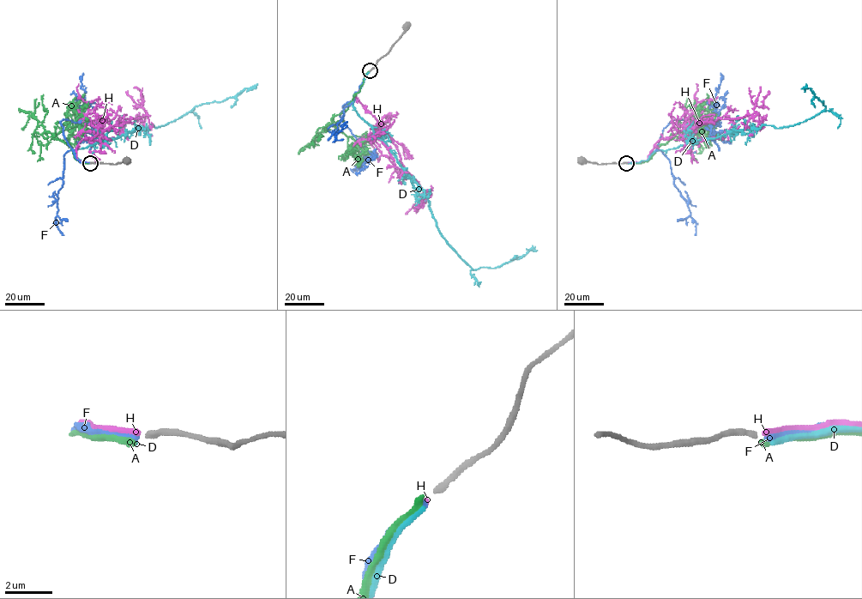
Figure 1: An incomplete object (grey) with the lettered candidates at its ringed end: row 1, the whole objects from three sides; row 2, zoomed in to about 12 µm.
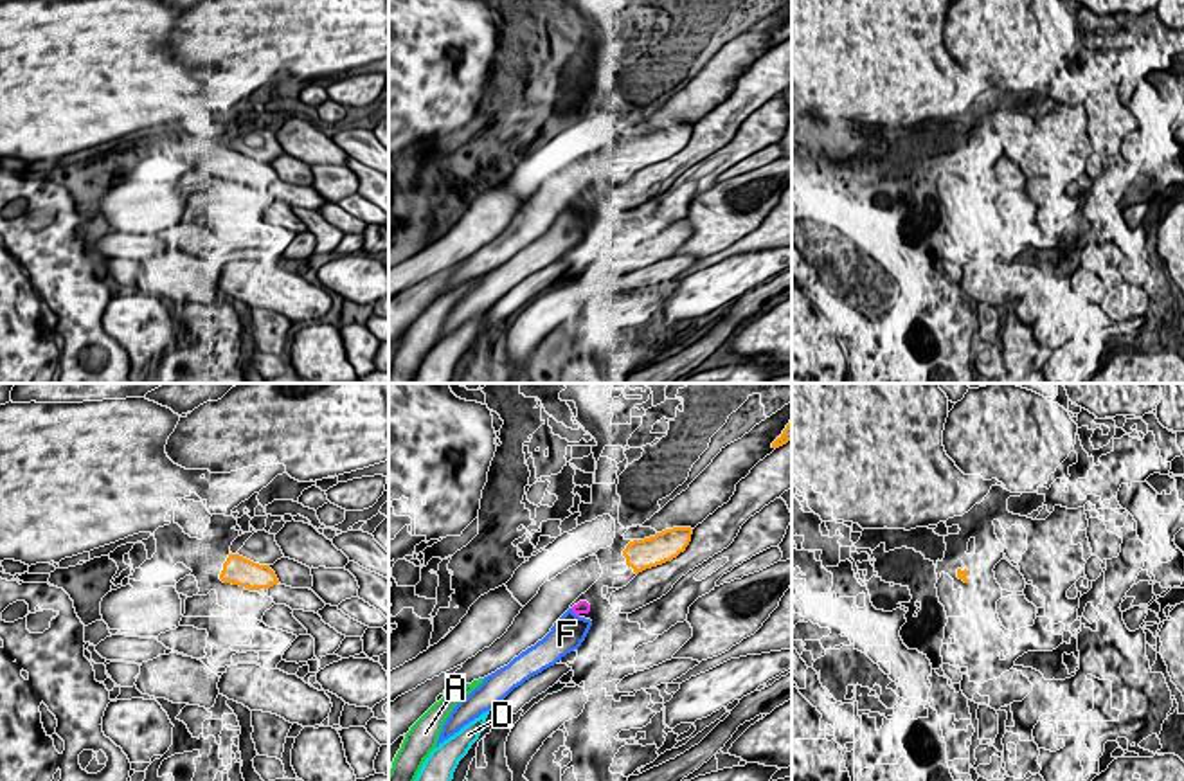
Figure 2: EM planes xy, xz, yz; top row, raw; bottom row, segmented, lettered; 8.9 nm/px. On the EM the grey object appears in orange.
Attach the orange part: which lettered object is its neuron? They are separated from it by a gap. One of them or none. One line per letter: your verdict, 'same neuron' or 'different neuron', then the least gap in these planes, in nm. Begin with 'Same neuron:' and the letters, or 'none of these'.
Same neuron: none of these
A: different neuron; 1650 nm apart
D: different neuron; 1800 nm apart
F: different neuron; 600 nm apart
H: different neuron; 500 nm apart

